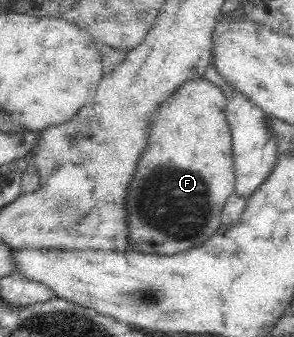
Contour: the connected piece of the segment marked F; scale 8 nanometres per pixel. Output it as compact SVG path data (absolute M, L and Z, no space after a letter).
M202 76L187 79L163 103L157 105L155 115L149 121L147 145L143 147L145 151L137 161L137 169L134 169L131 187L123 203L129 249L142 254L169 256L201 245L221 229L219 215L235 185L231 132L224 114L227 102L221 88Z

